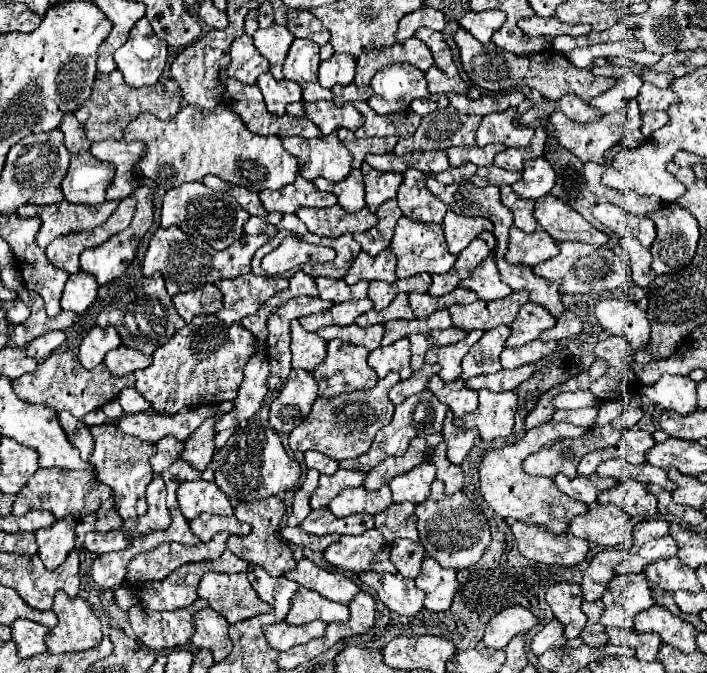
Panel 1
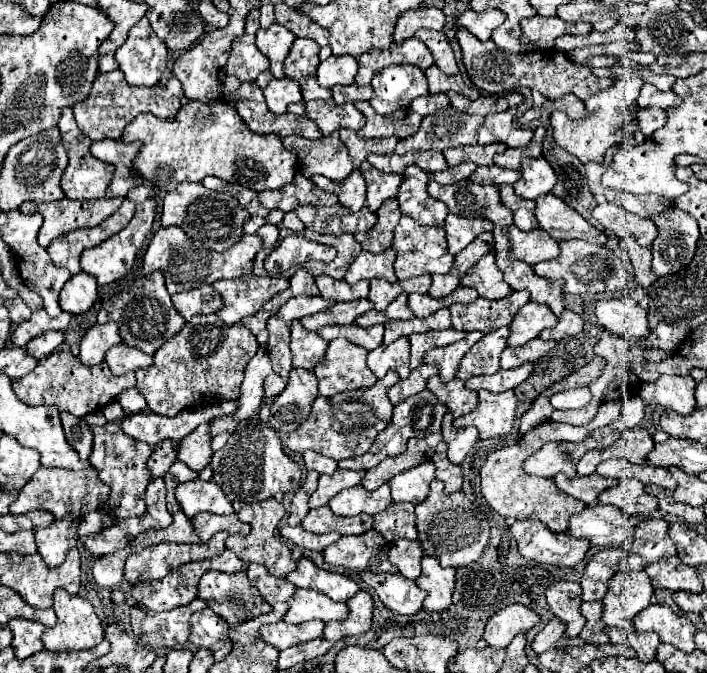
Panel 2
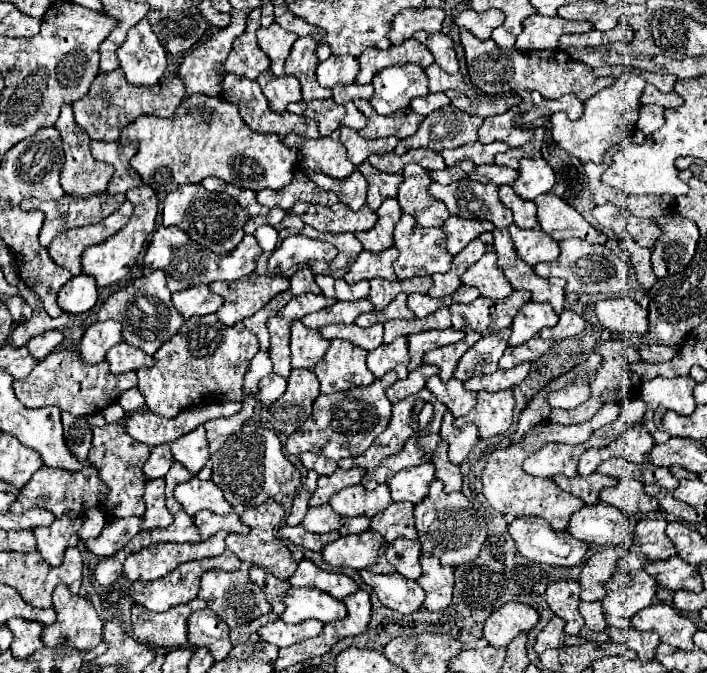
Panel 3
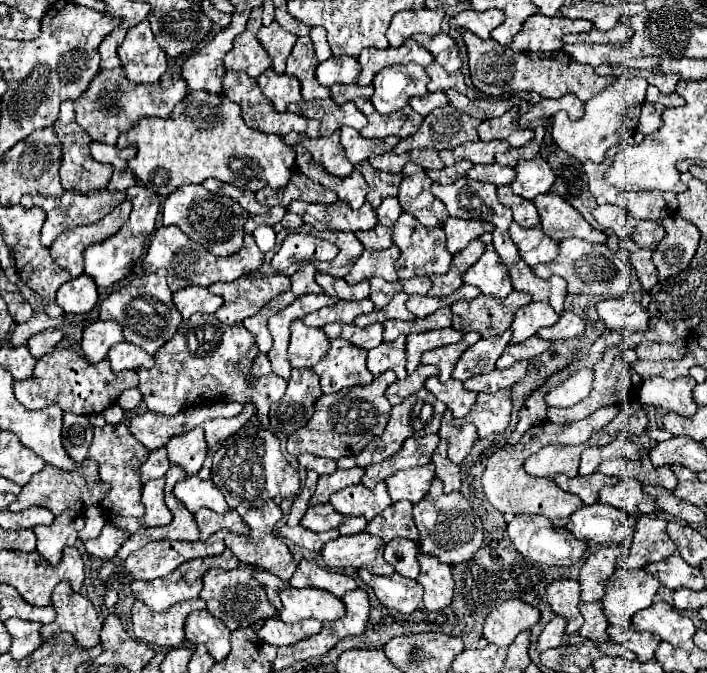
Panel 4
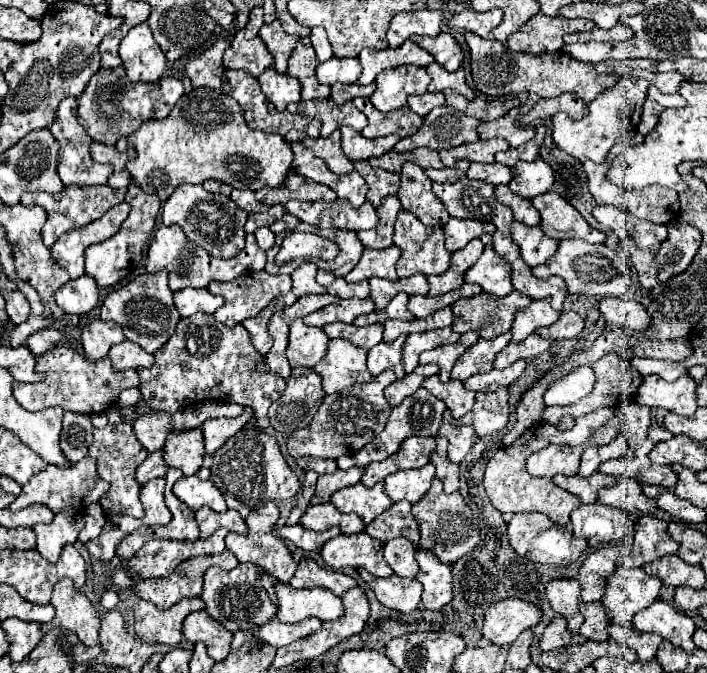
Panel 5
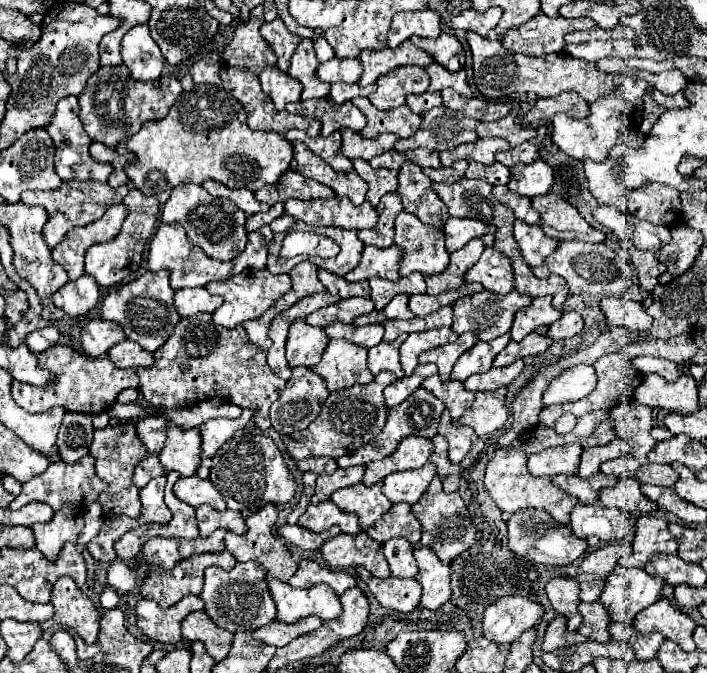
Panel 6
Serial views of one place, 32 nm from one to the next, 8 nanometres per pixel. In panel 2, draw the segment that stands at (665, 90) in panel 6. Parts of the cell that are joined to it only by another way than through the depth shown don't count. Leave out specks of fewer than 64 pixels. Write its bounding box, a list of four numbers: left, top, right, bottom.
[640,68,676,90]

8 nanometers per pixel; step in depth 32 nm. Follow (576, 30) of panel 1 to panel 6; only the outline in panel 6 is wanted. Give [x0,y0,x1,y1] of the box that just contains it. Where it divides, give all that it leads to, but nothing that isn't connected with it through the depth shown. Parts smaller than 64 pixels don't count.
[502,14,596,56]

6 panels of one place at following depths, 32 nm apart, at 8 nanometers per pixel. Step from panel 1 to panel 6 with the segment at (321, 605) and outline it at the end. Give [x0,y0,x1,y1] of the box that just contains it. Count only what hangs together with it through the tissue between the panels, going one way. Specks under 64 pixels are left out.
[268,578,342,622]

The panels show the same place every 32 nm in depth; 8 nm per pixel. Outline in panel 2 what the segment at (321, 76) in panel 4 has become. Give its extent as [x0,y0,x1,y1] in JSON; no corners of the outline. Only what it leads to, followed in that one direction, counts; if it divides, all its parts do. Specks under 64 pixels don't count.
[318,54,358,88]

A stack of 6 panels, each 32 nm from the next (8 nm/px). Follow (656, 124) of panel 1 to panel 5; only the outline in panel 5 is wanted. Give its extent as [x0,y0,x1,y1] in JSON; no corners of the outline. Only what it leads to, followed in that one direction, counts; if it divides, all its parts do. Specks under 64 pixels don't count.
[637,98,662,135]

